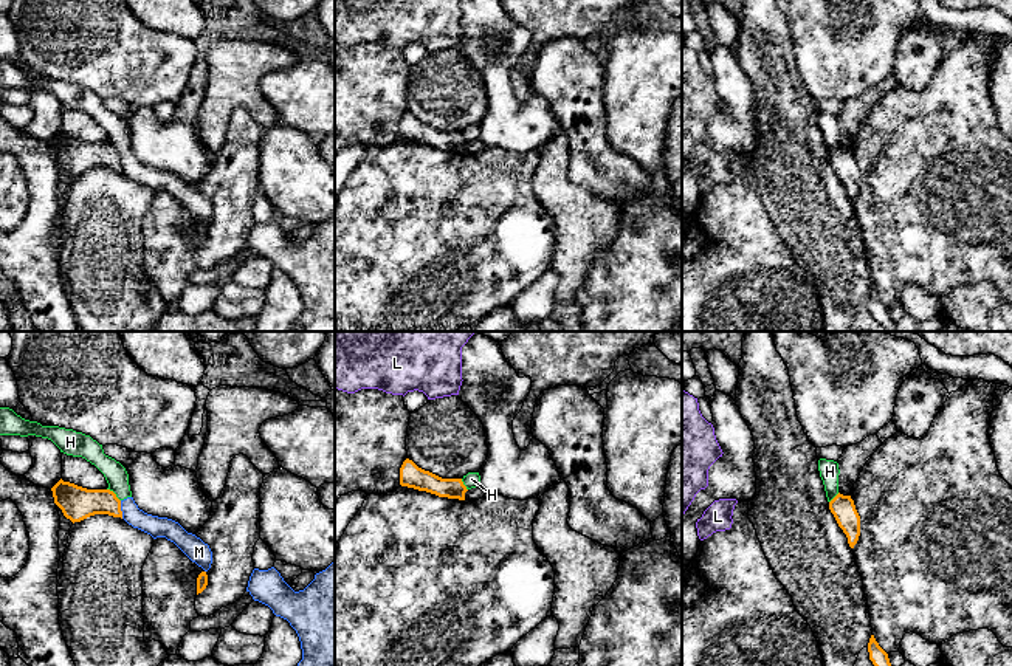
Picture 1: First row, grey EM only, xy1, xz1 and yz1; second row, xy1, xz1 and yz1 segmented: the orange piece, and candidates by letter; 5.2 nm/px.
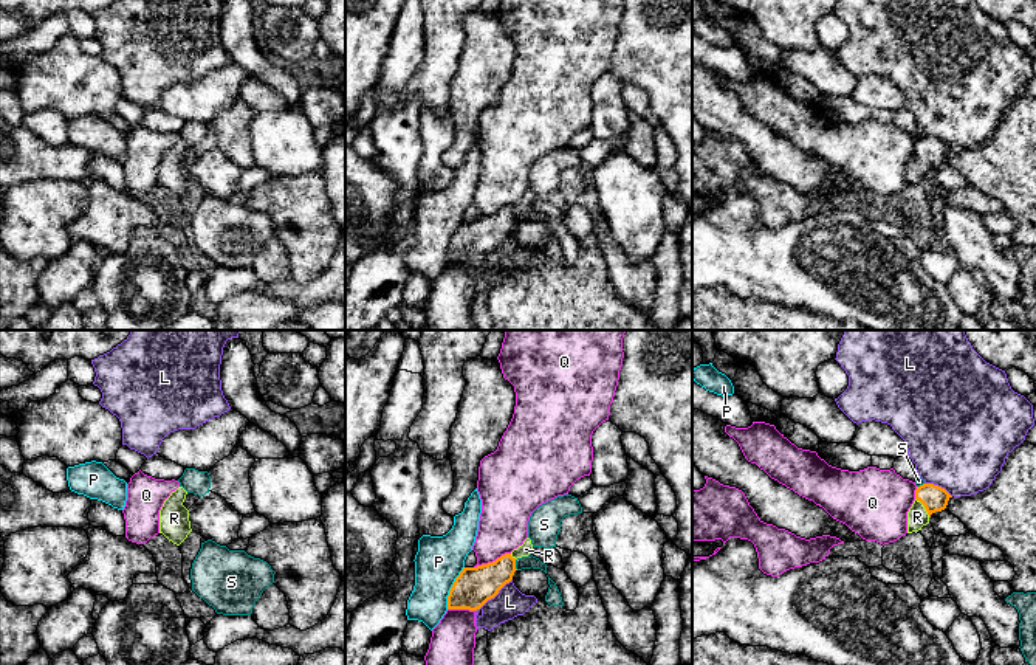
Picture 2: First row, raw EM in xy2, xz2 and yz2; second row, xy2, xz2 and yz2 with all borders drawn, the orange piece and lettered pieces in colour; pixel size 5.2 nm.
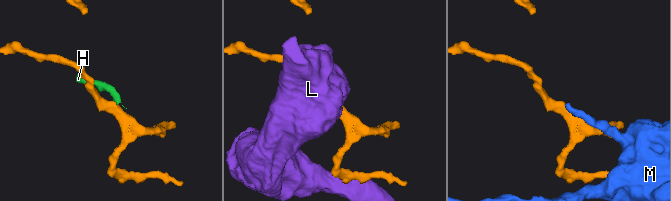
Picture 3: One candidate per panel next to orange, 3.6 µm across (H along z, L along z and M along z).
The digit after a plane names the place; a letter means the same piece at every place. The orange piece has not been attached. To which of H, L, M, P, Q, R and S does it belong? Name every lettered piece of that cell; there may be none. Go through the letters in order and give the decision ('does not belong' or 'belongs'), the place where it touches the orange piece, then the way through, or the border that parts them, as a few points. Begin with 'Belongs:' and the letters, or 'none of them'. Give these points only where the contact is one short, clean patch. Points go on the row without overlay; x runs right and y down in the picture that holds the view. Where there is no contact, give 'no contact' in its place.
Belongs: R
H: does not belong | xy1 (115, 147) | along xy1 (107, 141), (120, 154)
L: does not belong | xz2 (493, 250)
M: does not belong | xy1 (120, 163)
P: does not belong | xz2 (451, 241) | along xz2 (463, 219), (449, 244), (446, 261)
Q: does not belong | xz2 (493, 214)
R: belongs | yz2 (925, 160) | across yz2 (934, 151), (925, 160), (917, 169)
S: does not belong | xz2 (514, 217) | along xz2 (514, 213), (518, 222)

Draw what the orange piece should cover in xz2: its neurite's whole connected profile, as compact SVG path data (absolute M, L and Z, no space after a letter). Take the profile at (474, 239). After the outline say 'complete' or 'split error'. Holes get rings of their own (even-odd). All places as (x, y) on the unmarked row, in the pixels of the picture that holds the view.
M527 191L522 198L492 215L477 220L463 220L449 243L448 262L480 262L513 233L513 228L517 223L516 212L528 209L531 202L531 192Z; split error

